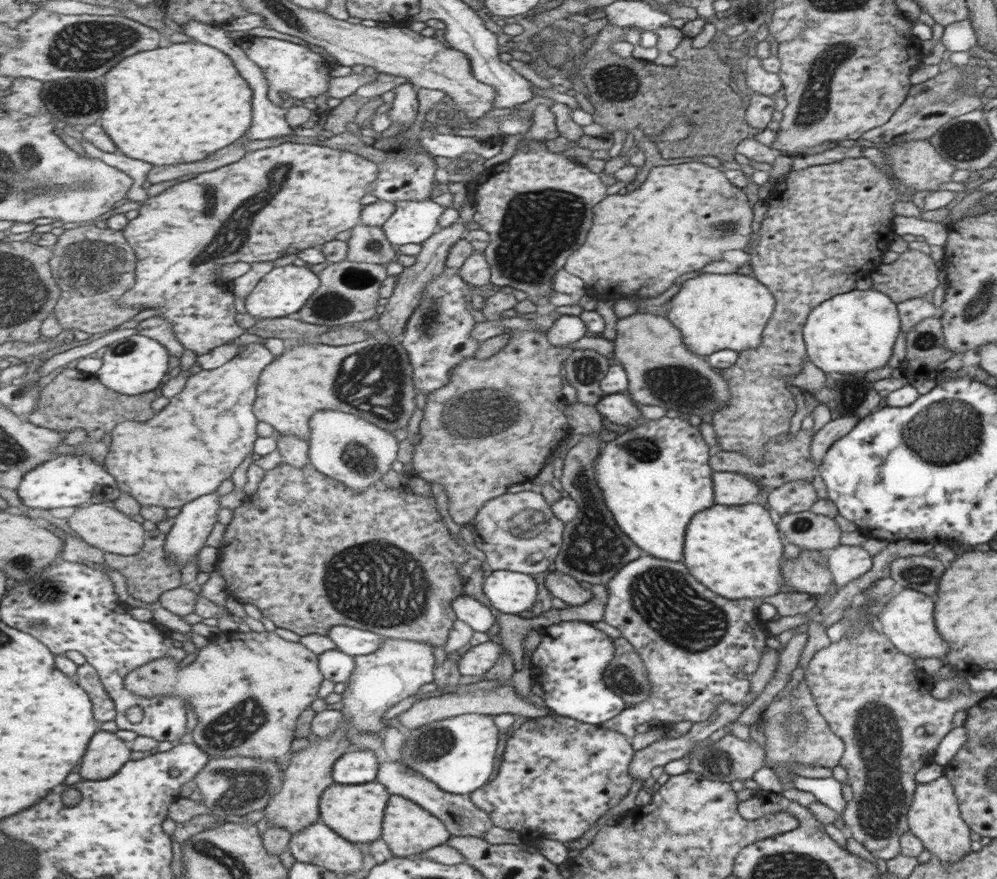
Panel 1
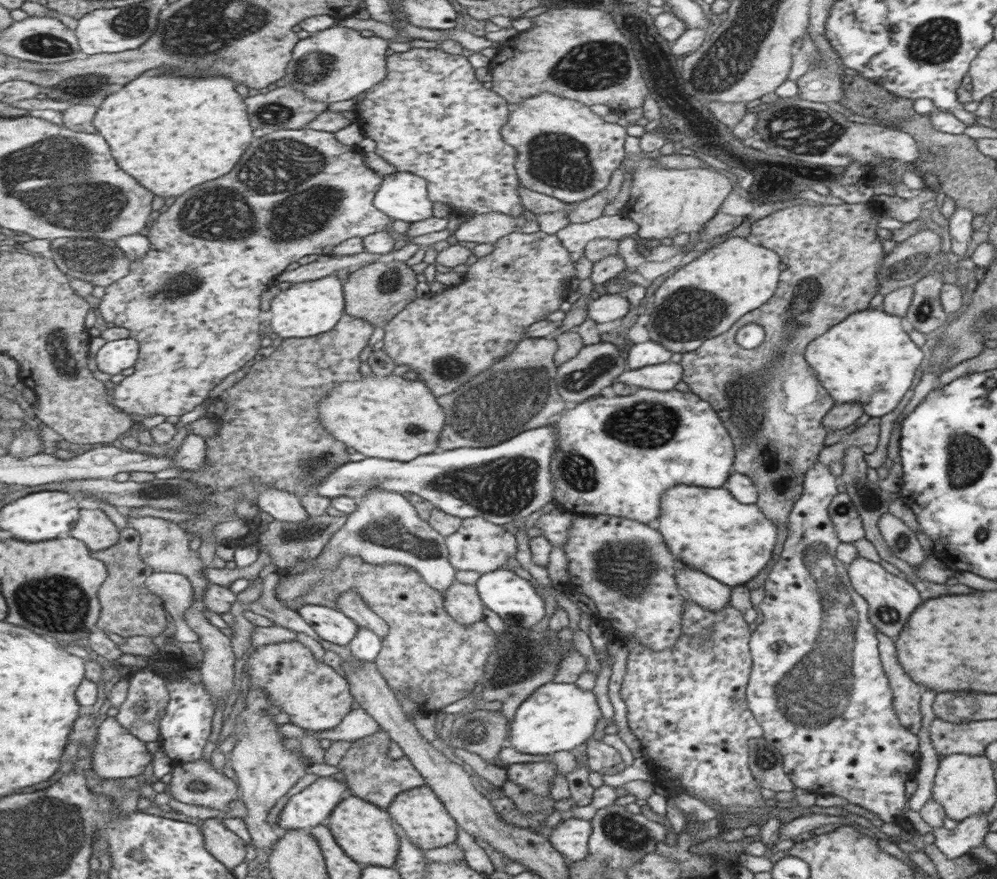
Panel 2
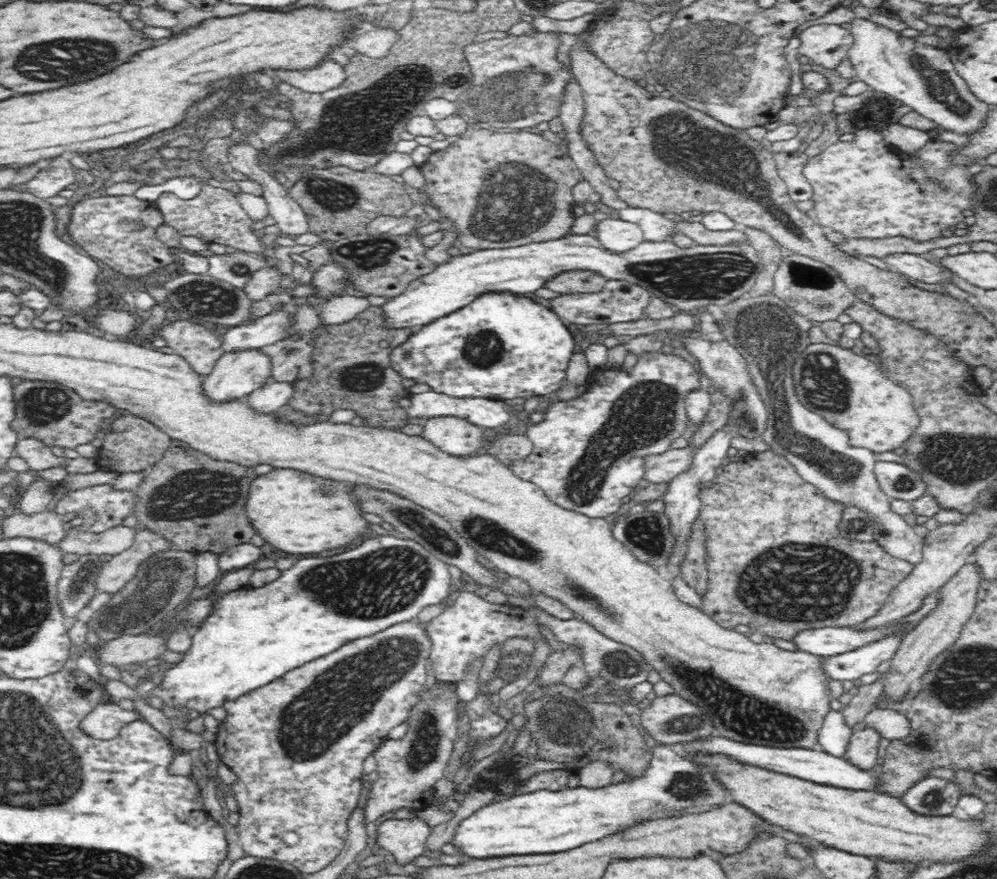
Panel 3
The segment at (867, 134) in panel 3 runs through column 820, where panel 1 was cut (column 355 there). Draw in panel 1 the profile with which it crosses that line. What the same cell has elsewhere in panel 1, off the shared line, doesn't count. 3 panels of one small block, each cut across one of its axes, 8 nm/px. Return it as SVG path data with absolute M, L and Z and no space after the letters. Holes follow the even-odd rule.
M284 142L280 145L266 147L262 149L258 149L255 151L251 151L247 153L239 162L235 162L231 165L227 165L223 168L218 168L213 172L201 173L197 176L197 188L193 188L193 192L195 192L195 196L193 198L205 198L205 194L207 194L207 198L209 198L209 204L207 204L207 214L209 214L209 218L211 218L211 214L213 214L213 220L215 220L215 214L219 214L219 216L225 216L223 220L229 220L231 216L233 216L233 212L235 212L235 208L239 208L237 212L235 212L235 216L225 224L225 228L219 232L219 236L215 238L215 242L205 250L205 252L201 252L195 260L191 260L187 266L185 266L185 262L179 262L179 256L161 256L161 260L165 258L167 262L165 262L165 268L161 268L163 264L159 264L155 270L151 268L151 266L155 266L153 262L159 262L159 260L141 260L141 262L147 262L147 266L143 268L141 266L141 262L137 263L137 284L136 286L157 286L157 288L161 288L161 290L157 290L159 294L155 294L153 298L147 298L147 294L141 294L141 292L133 292L133 290L129 290L127 294L124 296L124 301L121 301L123 306L142 306L142 308L154 308L157 310L157 315L159 317L163 317L164 319L168 319L173 324L173 333L175 337L184 345L184 349L188 349L194 352L197 356L203 354L209 354L212 350L215 350L218 346L227 345L227 343L233 342L233 340L239 339L243 334L246 334L246 330L243 330L241 326L237 323L237 308L235 308L235 294L233 292L226 292L221 284L220 276L218 275L218 270L225 266L226 264L231 264L233 262L246 262L246 263L257 263L257 262L271 262L272 260L277 260L277 258L281 258L281 256L287 256L287 254L298 254L302 250L307 250L308 248L321 248L327 242L335 240L337 238L337 234L341 234L341 232L345 232L345 230L351 231L355 226L358 225L360 217L363 213L363 206L361 205L361 198L365 196L368 192L367 188L369 184L372 184L373 181L376 180L376 176L378 173L380 165L375 164L372 161L365 159L363 156L359 156L355 154L355 152L349 152L347 150L339 150L335 148L329 148L329 146L322 146L317 144L300 144L297 142ZM274 172L274 176L282 179L282 187L279 192L277 192L277 196L267 196L267 190L271 188L271 178L269 178L269 174ZM227 200L231 202L231 200L237 200L237 206L231 210L231 204L229 204L229 208L227 208Z

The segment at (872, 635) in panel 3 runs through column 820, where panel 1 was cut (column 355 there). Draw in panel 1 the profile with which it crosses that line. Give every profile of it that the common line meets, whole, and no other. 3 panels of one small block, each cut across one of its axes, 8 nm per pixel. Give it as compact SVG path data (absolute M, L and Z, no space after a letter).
M352 626L333 627L328 635L335 641L337 649L354 657L373 653L382 643L382 637L373 631L359 630Z

